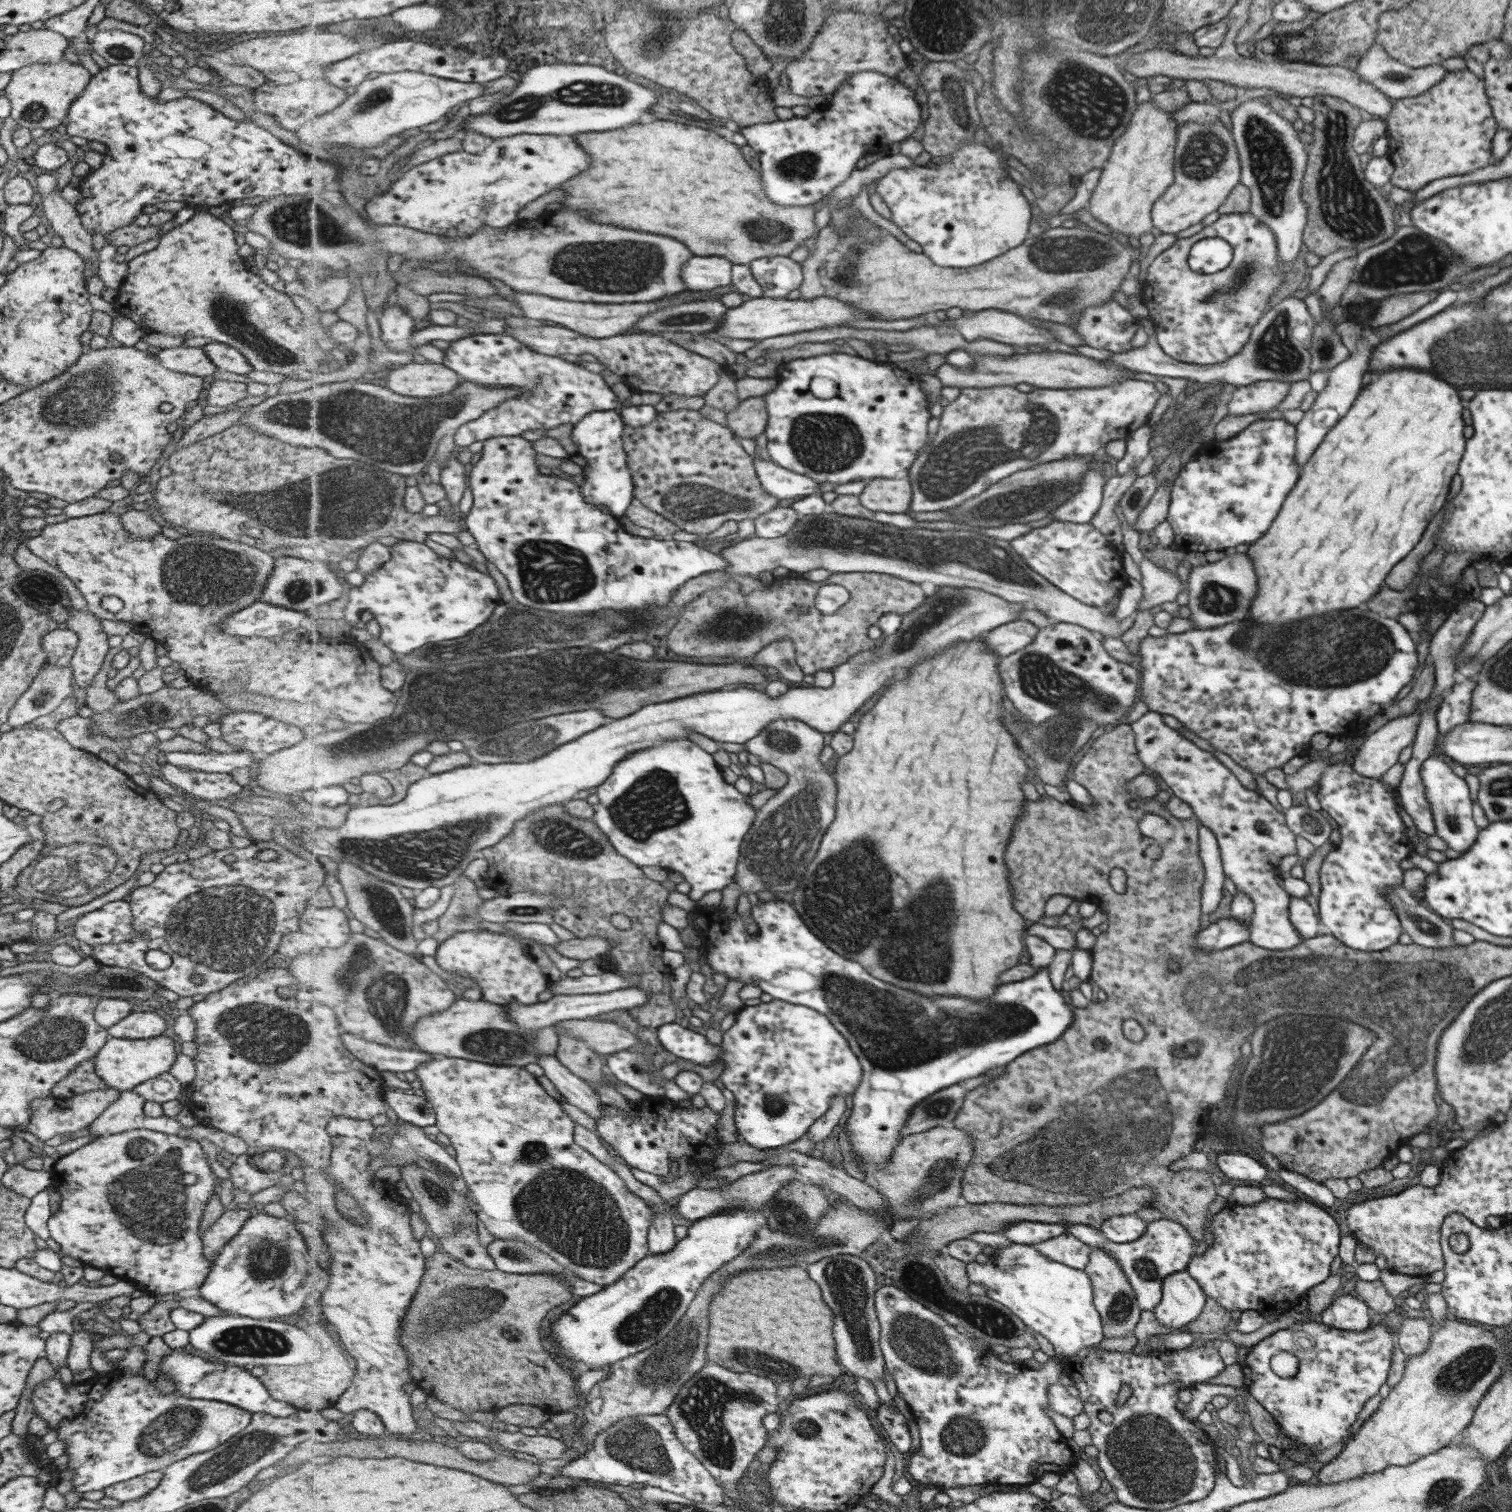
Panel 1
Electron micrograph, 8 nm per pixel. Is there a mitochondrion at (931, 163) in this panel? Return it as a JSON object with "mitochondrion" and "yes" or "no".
{"mitochondrion":"no"}

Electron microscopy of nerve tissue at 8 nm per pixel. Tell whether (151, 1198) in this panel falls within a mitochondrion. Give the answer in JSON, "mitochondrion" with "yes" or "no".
{"mitochondrion":"yes"}

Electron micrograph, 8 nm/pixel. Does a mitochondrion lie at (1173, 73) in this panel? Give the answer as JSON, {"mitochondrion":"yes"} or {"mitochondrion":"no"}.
{"mitochondrion":"no"}

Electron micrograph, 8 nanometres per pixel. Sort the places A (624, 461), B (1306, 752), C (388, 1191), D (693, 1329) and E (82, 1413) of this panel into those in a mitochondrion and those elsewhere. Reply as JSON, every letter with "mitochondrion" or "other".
{"A":"other","B":"other","C":"other","D":"mitochondrion","E":"other"}

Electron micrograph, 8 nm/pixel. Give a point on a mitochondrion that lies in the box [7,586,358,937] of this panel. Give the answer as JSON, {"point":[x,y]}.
{"point":[76,868]}

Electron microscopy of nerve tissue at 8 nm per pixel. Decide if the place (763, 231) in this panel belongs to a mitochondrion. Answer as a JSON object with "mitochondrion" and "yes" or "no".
{"mitochondrion":"yes"}

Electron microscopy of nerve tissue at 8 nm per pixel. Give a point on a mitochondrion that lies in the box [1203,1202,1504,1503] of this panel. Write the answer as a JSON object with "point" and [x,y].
{"point":[1465,1371]}

